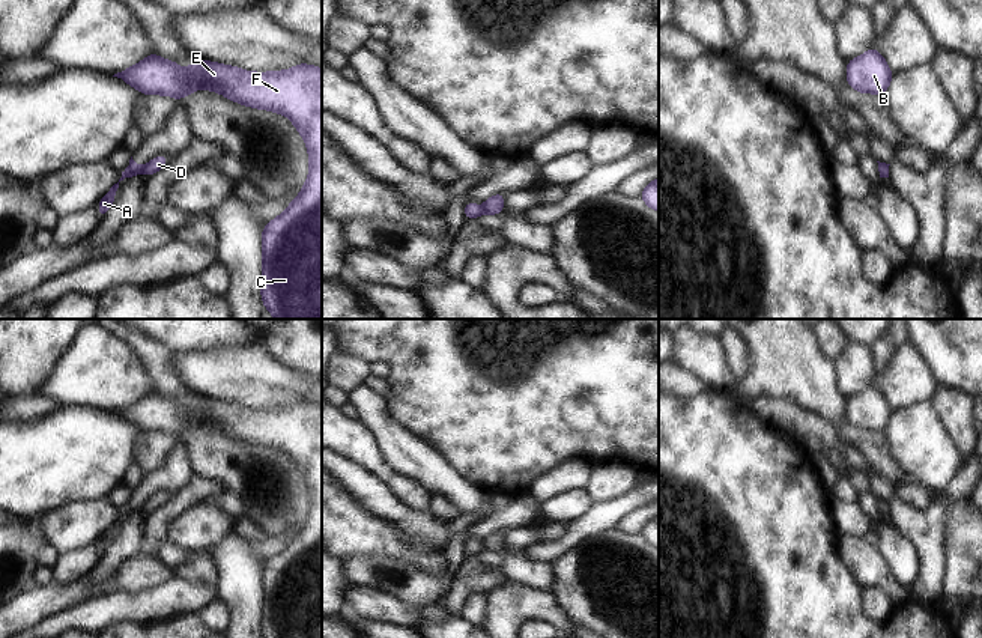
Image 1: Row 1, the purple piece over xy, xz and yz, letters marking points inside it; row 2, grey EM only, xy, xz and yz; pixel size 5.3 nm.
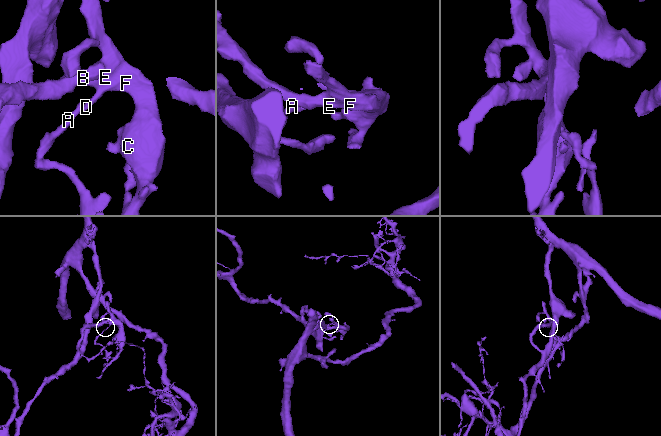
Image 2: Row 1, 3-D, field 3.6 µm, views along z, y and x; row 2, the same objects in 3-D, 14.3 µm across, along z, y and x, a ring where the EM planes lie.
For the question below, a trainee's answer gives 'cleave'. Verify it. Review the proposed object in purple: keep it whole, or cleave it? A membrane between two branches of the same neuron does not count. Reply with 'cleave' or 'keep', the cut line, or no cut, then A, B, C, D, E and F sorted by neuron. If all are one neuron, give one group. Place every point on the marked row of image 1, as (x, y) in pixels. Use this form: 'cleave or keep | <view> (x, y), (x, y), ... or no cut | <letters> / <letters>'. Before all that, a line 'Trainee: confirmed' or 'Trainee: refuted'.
Trainee: confirmed
cleave | xz (481, 206), (486, 211) | A / B C D E F

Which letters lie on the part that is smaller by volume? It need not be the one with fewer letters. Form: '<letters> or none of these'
A

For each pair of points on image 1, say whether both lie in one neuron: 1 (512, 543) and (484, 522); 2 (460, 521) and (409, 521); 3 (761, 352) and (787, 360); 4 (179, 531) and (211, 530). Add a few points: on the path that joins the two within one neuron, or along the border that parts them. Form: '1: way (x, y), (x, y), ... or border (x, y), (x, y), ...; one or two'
1: border (531, 524), (506, 530); two
2: way (448, 530), (427, 530), (421, 525); one
3: way (767, 352), (781, 354); one
4: way (187, 531), (203, 530); one

